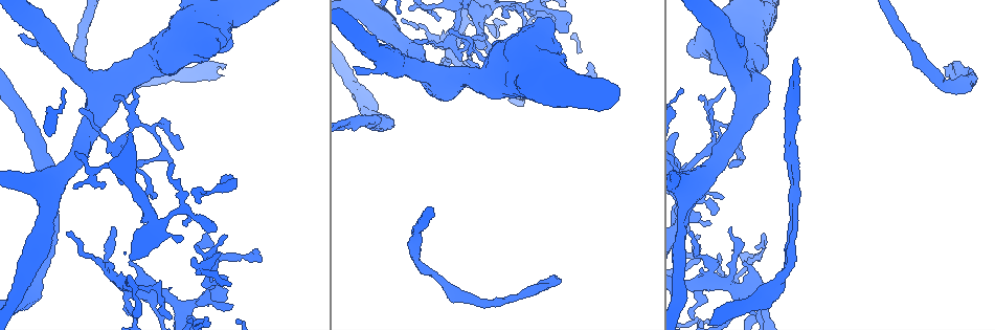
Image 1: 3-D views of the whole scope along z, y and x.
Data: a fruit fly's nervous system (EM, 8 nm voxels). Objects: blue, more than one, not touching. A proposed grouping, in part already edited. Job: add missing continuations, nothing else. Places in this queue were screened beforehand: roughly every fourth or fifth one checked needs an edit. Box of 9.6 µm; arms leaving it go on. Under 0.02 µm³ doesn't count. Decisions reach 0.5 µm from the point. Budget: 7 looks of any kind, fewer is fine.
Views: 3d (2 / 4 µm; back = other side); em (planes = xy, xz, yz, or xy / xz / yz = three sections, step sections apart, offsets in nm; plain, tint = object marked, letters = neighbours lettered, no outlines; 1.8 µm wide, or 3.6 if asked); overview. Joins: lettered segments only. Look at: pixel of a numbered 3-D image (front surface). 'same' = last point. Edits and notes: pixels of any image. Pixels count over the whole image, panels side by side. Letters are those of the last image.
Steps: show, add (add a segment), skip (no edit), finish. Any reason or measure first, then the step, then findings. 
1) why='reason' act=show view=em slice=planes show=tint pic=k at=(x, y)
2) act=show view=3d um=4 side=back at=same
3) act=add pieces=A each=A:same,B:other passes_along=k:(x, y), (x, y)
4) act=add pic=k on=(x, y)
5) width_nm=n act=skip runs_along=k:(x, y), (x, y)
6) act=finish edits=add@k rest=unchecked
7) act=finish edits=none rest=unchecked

why='an open end' act=show view=em slice=yz step=16 show=letters pic=1 at=(449, 62)

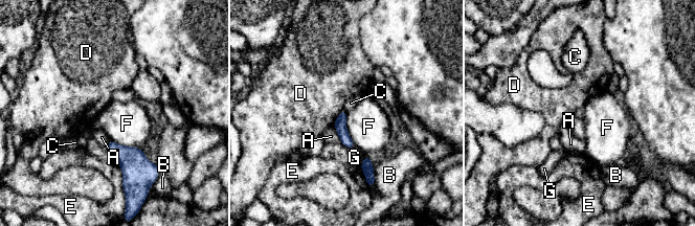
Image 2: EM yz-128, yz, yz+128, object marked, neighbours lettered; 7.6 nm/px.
why='cut it another way' act=show view=em slice=planes show=letters at=same

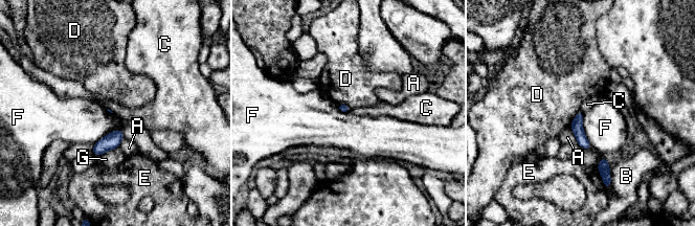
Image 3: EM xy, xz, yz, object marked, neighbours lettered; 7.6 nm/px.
act=skip each=A:other,B:other,C:other,D:other,E:other,F:other,G:other border=3:(351, 109), (346, 112) found='no lettered segment goes on from it'

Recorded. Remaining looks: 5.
why='tapers out' act=show view=3d um=4 pic=1 at=(709, 225)

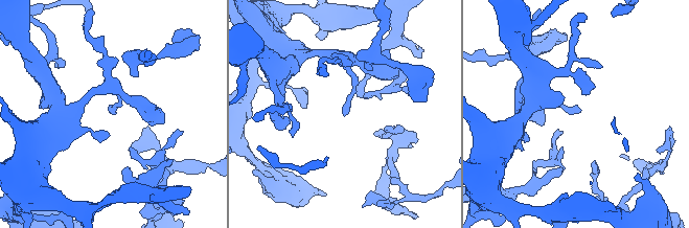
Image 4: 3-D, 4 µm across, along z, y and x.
act=show view=em slice=planes show=letters pic=4 at=(111, 112)

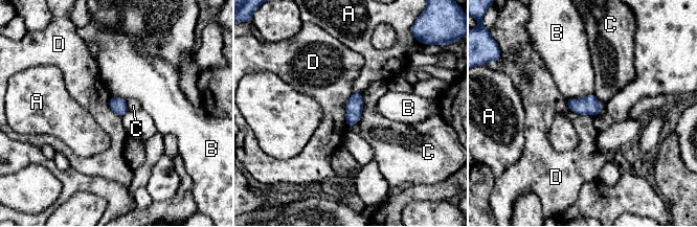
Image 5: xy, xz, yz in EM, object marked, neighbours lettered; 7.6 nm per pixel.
act=skip each=A:other,B:other,C:other,D:other found='no lettered segment goes on from it'

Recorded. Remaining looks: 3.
why='branch stops here' act=show view=3d um=2 pic=1 at=(228, 290)

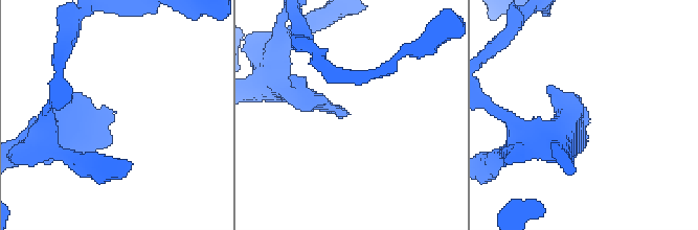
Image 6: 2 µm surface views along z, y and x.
why='shape alone is not enough' act=show view=em slice=planes show=letters pic=6 at=(587, 113)

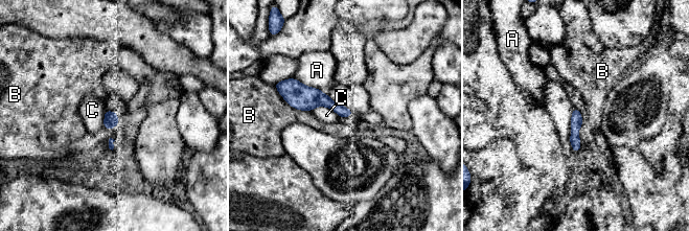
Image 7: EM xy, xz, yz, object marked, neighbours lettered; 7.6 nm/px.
longest_contact=B:320nm act=skip each=A:other,B:other,C:other runs_along=7:(286, 93), (317, 97), (348, 113) found='no lettered segment goes on from it'

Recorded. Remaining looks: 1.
act=finish edits=none rest=unchecked

